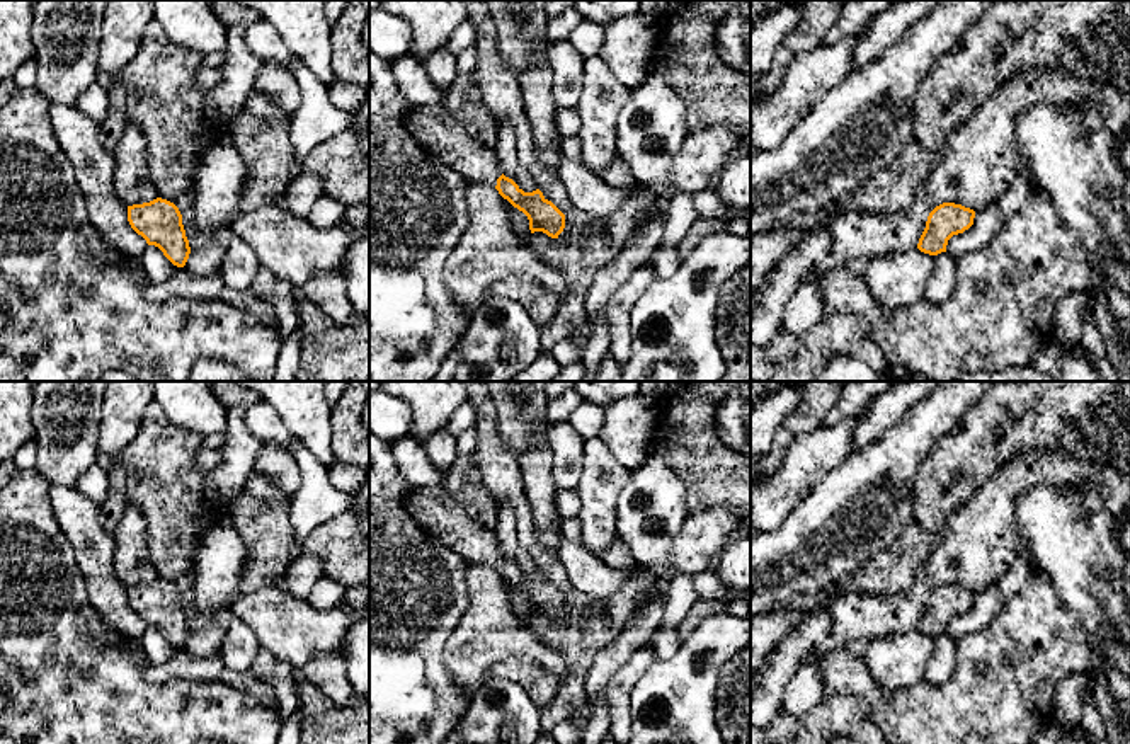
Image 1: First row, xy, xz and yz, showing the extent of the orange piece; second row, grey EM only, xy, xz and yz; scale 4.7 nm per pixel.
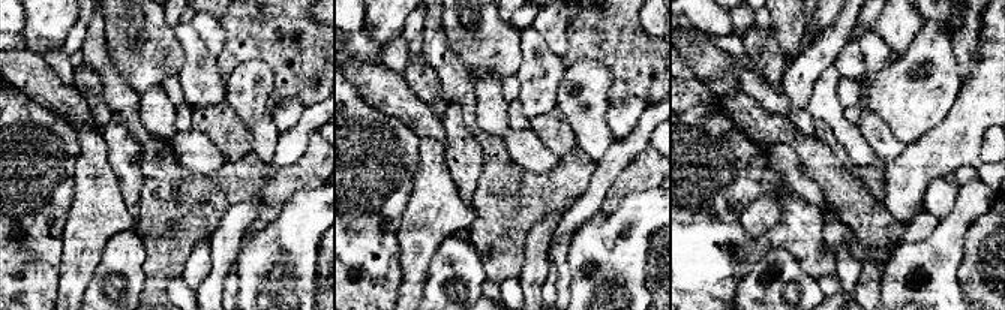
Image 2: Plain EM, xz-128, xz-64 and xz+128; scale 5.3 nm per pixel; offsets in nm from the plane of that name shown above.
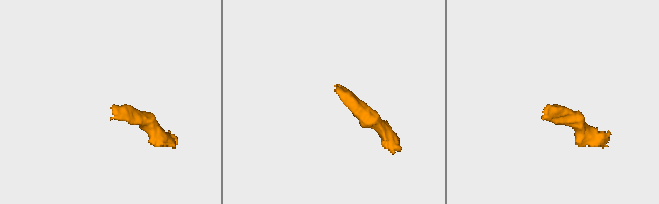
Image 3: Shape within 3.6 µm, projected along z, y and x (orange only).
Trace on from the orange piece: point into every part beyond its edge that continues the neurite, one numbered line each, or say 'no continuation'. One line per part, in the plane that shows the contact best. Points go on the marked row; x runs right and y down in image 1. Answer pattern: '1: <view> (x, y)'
1: xz (433, 126)

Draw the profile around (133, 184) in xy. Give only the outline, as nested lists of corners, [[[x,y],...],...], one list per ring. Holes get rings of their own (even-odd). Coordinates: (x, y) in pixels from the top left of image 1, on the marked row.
[[[128,123],[114,150],[114,158],[114,191],[126,206],[158,197],[148,170],[146,140],[136,124]]]

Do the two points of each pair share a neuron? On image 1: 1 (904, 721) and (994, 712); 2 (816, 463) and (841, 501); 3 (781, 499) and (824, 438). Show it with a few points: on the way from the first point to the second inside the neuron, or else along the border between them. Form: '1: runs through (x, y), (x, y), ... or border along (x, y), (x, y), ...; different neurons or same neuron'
1: runs through (926, 719), (972, 715); same neuron
2: border along (853, 452), (795, 504); different neurons
3: runs through (788, 484), (816, 453); same neuron

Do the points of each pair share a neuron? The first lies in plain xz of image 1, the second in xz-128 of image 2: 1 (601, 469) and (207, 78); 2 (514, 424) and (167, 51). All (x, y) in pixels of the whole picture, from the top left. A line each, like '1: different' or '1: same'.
1: same
2: same

